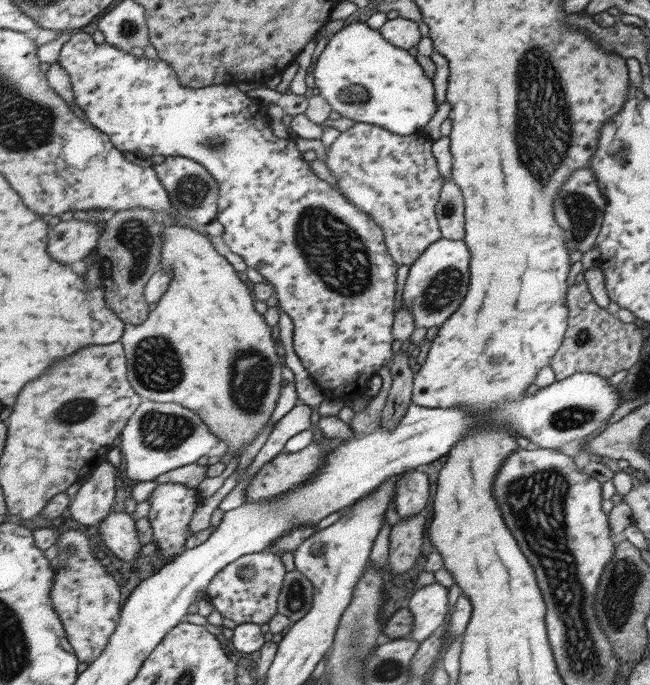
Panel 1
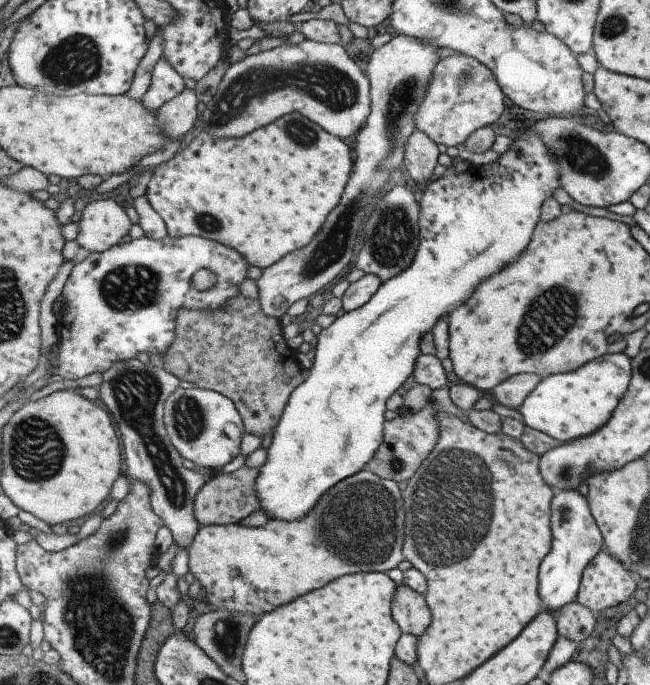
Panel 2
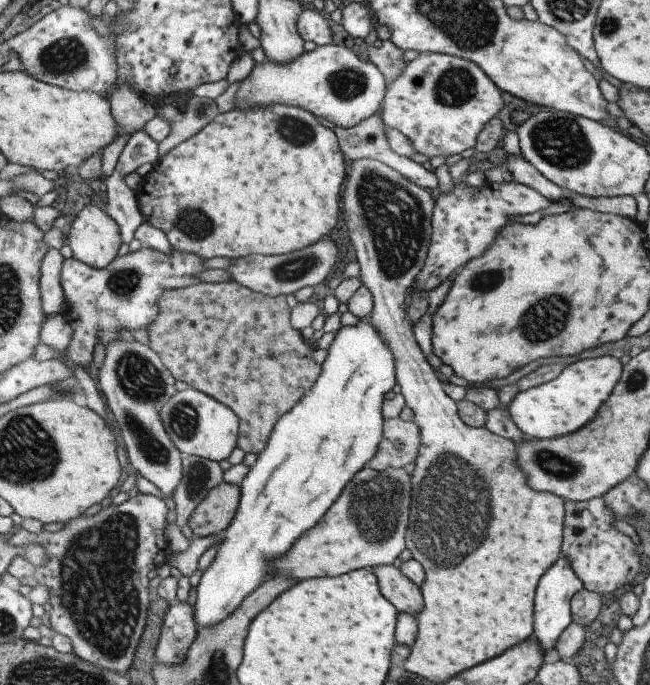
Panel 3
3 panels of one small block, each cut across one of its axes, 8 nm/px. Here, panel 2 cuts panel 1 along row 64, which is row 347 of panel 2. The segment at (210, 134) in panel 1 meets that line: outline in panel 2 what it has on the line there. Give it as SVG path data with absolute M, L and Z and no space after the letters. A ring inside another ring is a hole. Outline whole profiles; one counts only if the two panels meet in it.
M189 235L164 239L142 237L130 242L116 244L102 253L89 253L84 261L77 263L72 269L63 287L66 309L57 316L57 335L59 353L57 364L52 366L53 374L67 380L85 378L93 372L110 370L115 363L135 359L137 354L146 352L159 354L170 350L176 339L178 316L182 309L199 311L219 311L225 309L231 299L238 297L240 286L247 280L250 262L237 249L226 244L207 240L202 236ZM199 268L213 270L219 278L217 286L209 292L197 292L191 278Z

